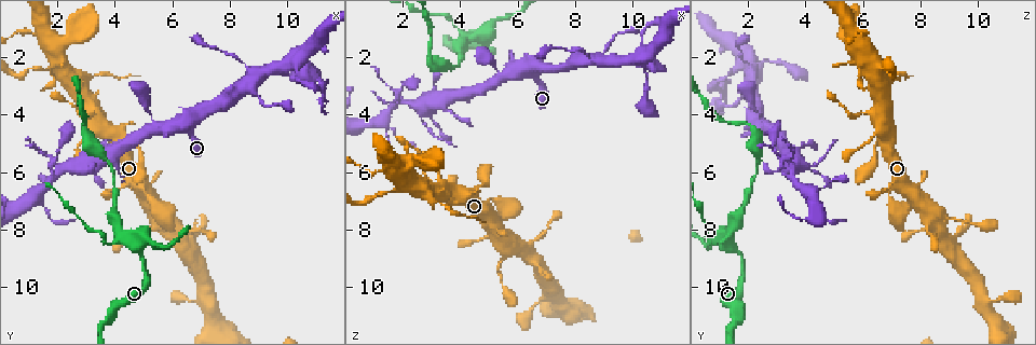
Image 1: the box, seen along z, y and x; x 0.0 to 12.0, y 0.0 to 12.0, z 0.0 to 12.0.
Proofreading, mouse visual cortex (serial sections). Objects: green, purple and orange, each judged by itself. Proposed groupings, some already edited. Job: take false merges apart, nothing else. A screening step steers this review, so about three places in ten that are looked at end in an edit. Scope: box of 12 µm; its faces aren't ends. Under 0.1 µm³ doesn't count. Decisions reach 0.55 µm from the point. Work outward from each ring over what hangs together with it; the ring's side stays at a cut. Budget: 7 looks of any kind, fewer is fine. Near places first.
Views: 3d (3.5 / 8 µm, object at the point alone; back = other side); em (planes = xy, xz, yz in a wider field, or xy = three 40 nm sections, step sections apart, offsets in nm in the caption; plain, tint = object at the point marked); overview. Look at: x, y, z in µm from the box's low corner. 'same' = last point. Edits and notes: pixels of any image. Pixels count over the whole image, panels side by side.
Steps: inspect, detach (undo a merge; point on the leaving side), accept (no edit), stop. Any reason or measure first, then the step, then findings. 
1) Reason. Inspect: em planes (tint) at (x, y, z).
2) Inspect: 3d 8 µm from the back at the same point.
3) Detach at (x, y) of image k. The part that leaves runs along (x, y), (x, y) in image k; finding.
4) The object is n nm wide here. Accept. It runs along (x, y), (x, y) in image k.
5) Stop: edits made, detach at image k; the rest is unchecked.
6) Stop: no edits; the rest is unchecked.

Inspect: 3d 3.5 µm at (2.0, 5.8, 3.5).

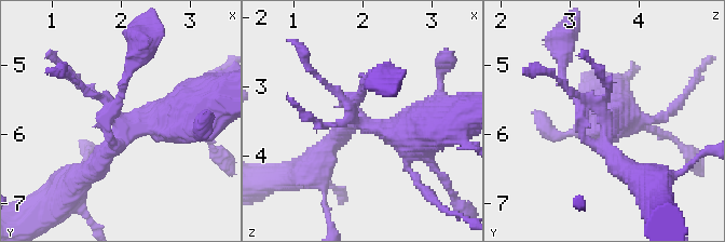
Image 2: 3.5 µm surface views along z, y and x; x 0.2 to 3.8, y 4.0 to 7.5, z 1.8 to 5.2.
Now the EM. Inspect: em xy step 3 (tint) at (2.10, 5.90, 3.55).

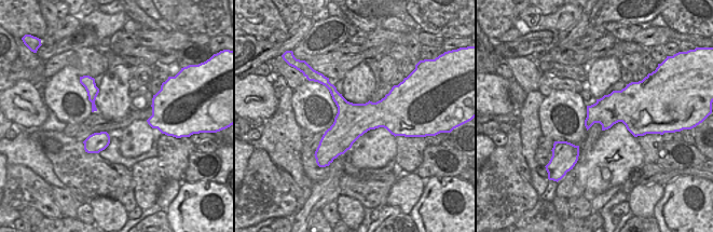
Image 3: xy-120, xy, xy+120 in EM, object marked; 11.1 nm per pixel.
Accept. It runs along (196, 109), (126, 126), (83, 176) in image 2; all the same cell.

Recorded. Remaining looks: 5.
Side arm on a straight run. Inspect: 3d 8 µm at (1.9, 2.4, 6.6).

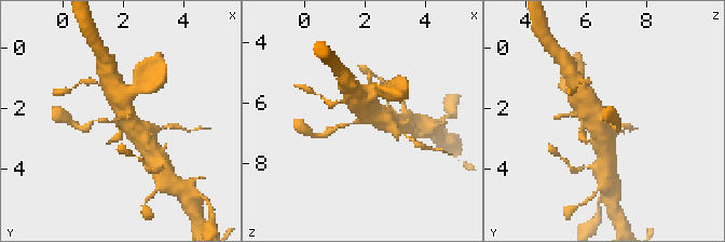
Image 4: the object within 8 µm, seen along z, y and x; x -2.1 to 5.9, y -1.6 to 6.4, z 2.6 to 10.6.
Inspect: 3d 3.5 µm at (1.9, 2.3, 6.5).

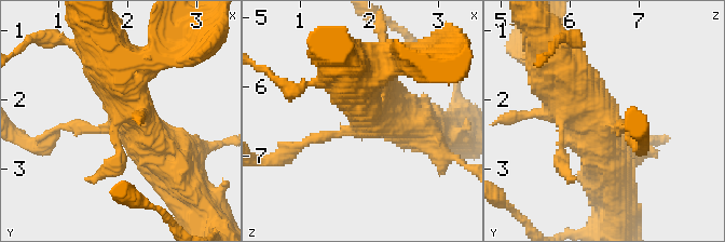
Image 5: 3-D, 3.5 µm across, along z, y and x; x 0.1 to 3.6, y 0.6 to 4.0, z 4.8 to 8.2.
Inspect: em planes (tint) at (1.95, 2.40, 6.50).

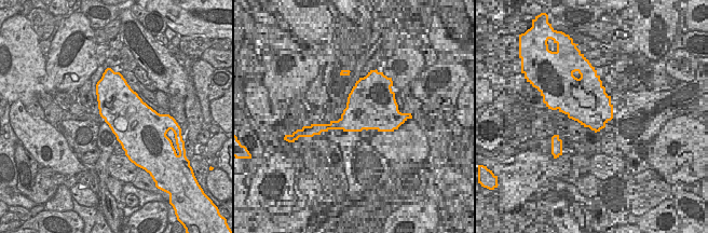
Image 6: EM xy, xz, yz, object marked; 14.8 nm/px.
Accept. It runs along (187, 189), (160, 162), (117, 79) in image 5; all the same cell.

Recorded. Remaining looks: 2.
Sharp bend. Inspect: em xy step 1 (tint) at (4.7, 8.5, 1.3).

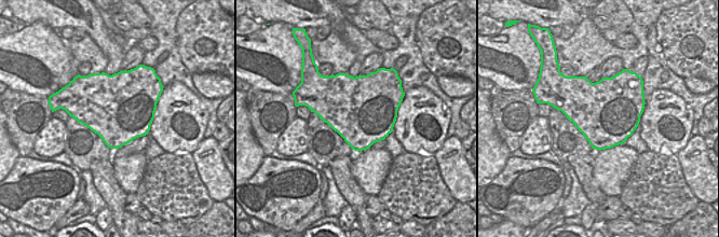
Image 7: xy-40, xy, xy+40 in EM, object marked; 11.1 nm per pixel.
Wider look. Inspect: 3d 3.5 µm from the back at the same point.

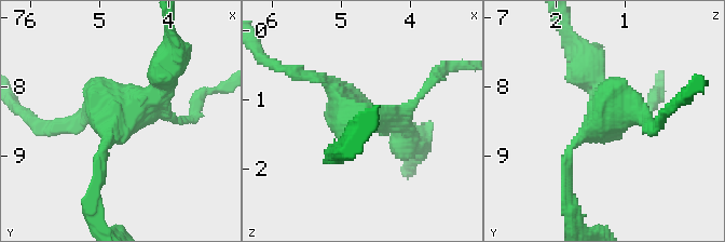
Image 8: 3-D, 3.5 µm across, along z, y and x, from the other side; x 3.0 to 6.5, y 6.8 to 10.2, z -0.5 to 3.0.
Accept. All the same cell.

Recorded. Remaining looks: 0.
Stop: no edits; the rest is unchecked.

